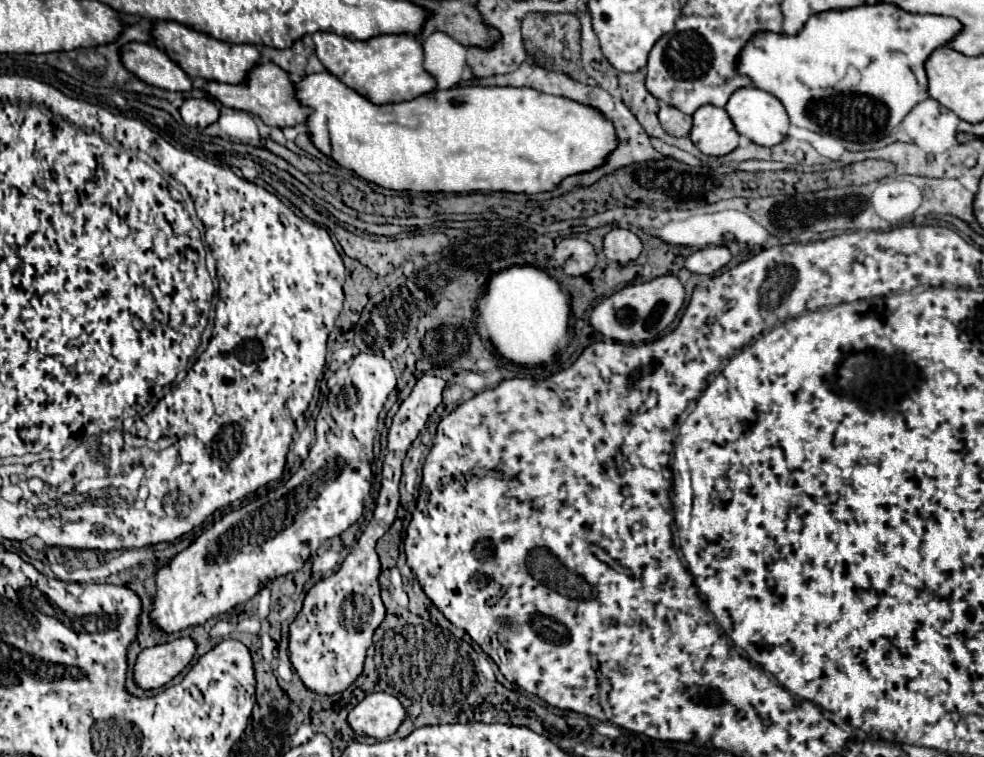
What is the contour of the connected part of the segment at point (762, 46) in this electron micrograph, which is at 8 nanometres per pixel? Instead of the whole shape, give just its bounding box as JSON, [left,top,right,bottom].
[736,2,962,142]

